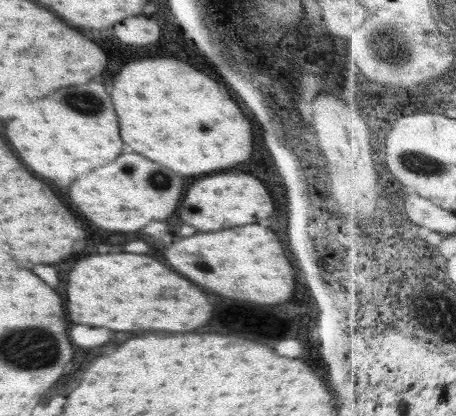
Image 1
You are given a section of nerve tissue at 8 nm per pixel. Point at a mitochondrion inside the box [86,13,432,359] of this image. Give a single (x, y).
(391, 51)

